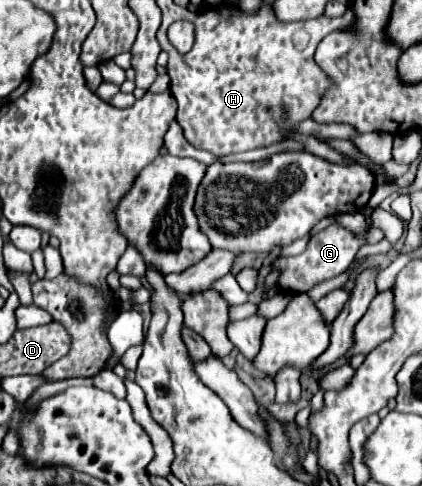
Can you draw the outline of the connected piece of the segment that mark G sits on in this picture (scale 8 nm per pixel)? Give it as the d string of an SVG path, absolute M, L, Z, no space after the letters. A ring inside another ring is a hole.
M330 223L326 229L318 231L316 235L312 235L308 247L304 253L294 255L294 257L278 257L272 263L272 271L278 271L278 285L286 295L298 295L298 293L306 293L310 291L314 285L332 279L340 273L344 273L352 261L356 259L358 249L369 242L368 235L356 235L352 231L348 231L346 227L338 225L338 223Z

